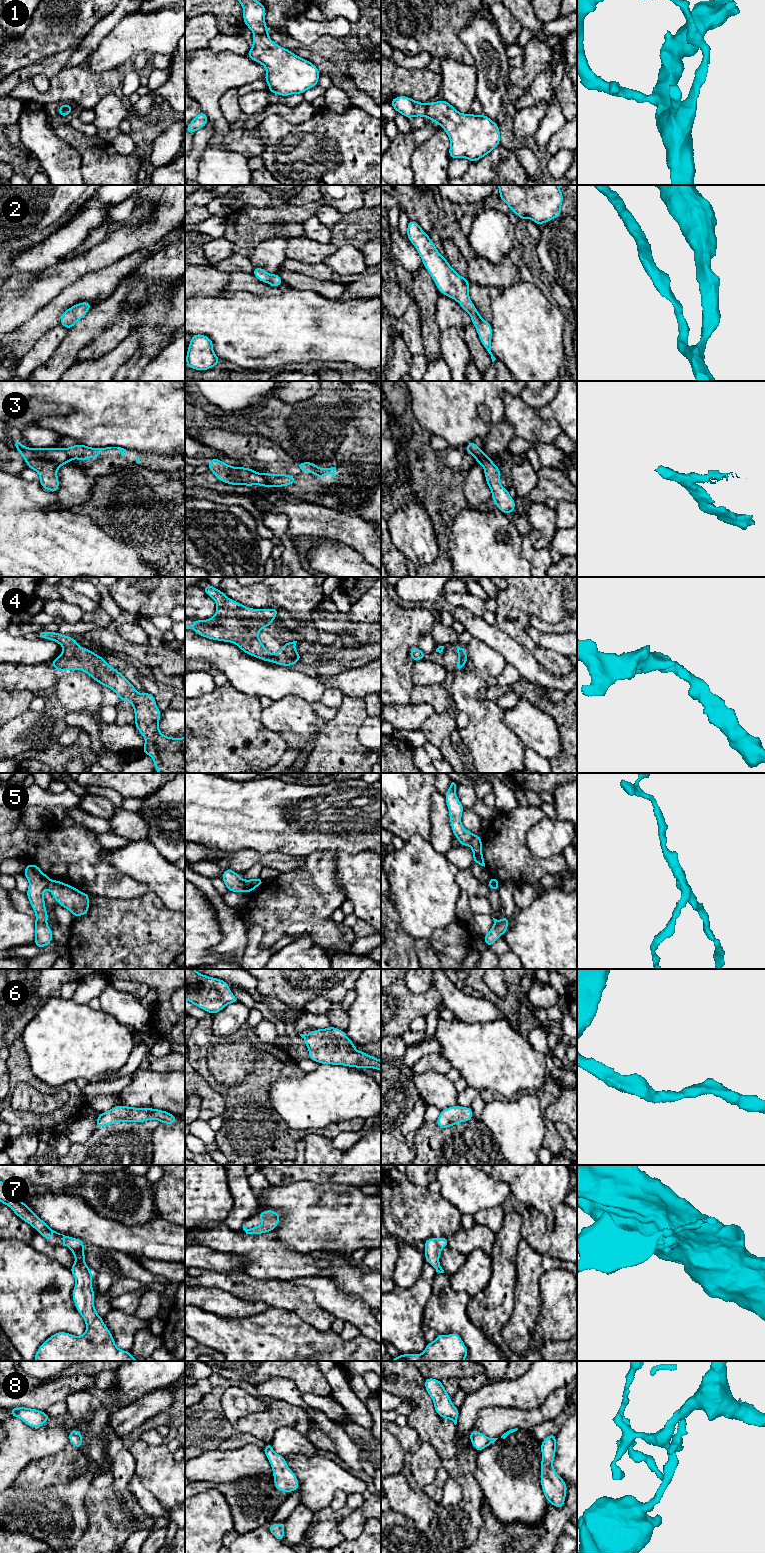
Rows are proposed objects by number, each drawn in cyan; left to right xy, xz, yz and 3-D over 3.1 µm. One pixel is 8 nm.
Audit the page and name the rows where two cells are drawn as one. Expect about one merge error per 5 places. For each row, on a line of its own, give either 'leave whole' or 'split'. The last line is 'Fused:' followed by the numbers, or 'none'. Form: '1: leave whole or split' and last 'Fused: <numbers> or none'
1: leave whole
2: leave whole
3: split
4: leave whole
5: split
6: leave whole
7: leave whole
8: leave whole
Fused: 3, 5

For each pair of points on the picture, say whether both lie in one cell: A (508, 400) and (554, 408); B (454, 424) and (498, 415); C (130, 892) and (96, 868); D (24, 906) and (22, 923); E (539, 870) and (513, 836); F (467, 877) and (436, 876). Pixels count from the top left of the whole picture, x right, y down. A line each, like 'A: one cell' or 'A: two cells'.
A: two cells
B: one cell
C: one cell
D: two cells
E: one cell
F: two cells

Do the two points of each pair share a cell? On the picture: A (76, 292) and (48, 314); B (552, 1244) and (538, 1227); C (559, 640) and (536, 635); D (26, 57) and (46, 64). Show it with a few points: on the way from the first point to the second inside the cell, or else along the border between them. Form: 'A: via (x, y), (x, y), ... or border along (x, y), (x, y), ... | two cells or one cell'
A: via (69, 297), (55, 308) | one cell
B: via (548, 1240), (539, 1231) | one cell
C: via (553, 640), (542, 639) | one cell
D: border along (61, 53), (46, 56), (36, 63), (17, 70) | two cells

